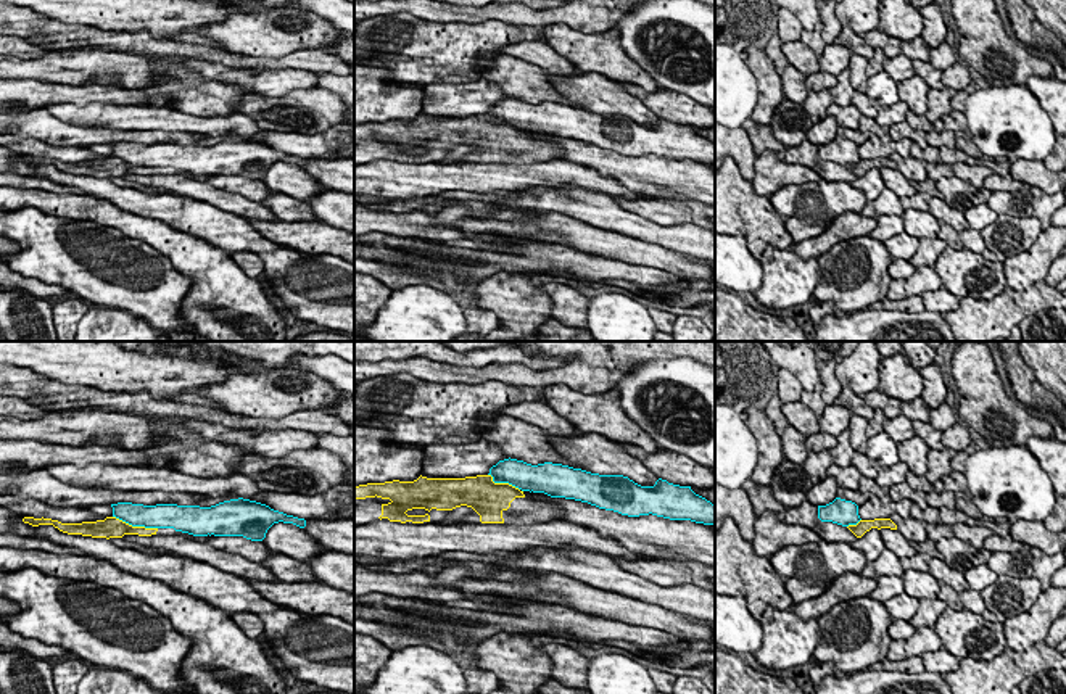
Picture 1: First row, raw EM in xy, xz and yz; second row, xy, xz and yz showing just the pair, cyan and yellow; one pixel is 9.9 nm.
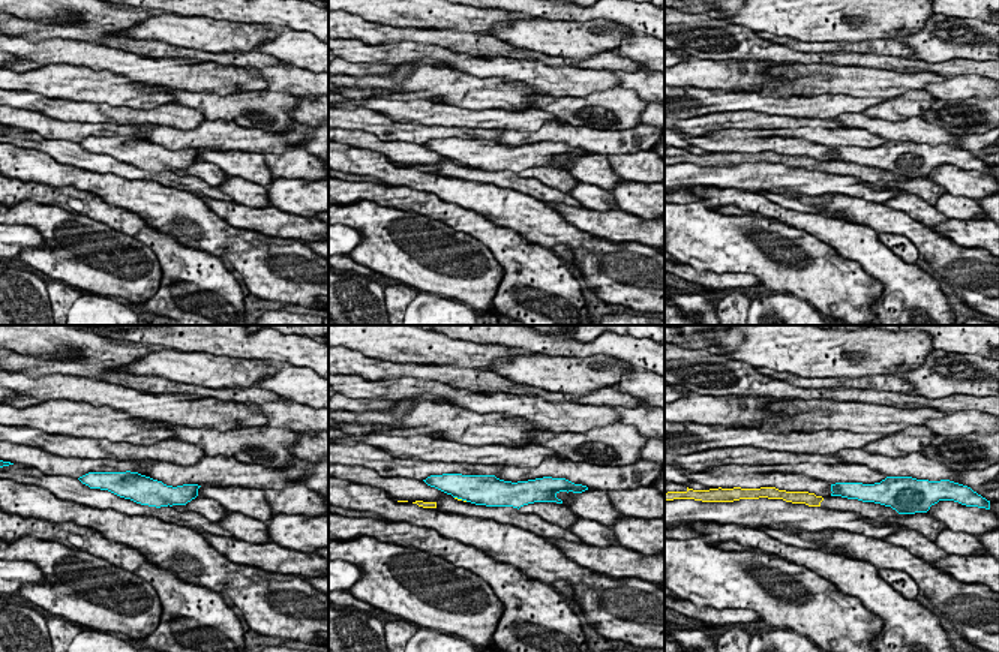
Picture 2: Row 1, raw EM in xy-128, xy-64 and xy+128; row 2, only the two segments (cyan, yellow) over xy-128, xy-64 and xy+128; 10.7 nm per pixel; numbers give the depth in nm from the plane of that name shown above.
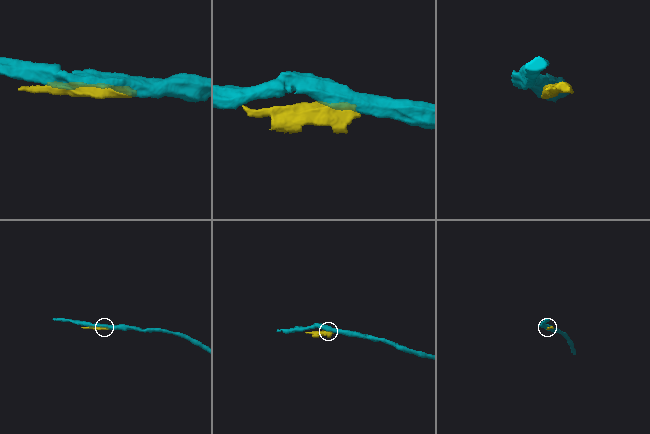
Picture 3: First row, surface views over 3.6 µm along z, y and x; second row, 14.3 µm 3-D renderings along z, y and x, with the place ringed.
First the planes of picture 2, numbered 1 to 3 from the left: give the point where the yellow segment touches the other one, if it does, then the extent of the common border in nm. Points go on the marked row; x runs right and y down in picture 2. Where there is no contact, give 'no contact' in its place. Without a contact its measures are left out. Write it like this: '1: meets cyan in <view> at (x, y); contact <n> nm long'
1: no contact
2: meets cyan in xy-64 at (461, 498); contact 150 nm long
3: no contact

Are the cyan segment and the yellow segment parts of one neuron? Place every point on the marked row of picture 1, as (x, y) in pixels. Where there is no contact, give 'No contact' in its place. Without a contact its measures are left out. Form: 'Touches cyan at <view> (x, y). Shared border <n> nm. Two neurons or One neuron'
Touches cyan at xy (136, 525). Shared border 460 nm. Two neurons

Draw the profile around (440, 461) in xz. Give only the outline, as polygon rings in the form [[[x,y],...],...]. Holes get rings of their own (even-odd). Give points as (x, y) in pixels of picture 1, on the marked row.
[[[480,440],[464,444],[427,444],[422,477],[465,478],[488,475],[499,461],[509,459],[494,443]]]

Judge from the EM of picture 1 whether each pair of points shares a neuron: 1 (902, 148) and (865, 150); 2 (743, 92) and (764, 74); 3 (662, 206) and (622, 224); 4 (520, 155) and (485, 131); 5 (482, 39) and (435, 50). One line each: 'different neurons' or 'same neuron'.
1: same neuron
2: different neurons
3: different neurons
4: same neuron
5: same neuron

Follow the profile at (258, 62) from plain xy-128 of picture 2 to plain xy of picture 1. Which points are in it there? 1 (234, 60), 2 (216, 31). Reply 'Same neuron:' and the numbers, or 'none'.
Same neuron: 1

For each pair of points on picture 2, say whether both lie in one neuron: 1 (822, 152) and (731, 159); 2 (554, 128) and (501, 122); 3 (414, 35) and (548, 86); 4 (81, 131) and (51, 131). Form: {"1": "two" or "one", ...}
{"1": "two", "2": "two", "3": "two", "4": "one"}

